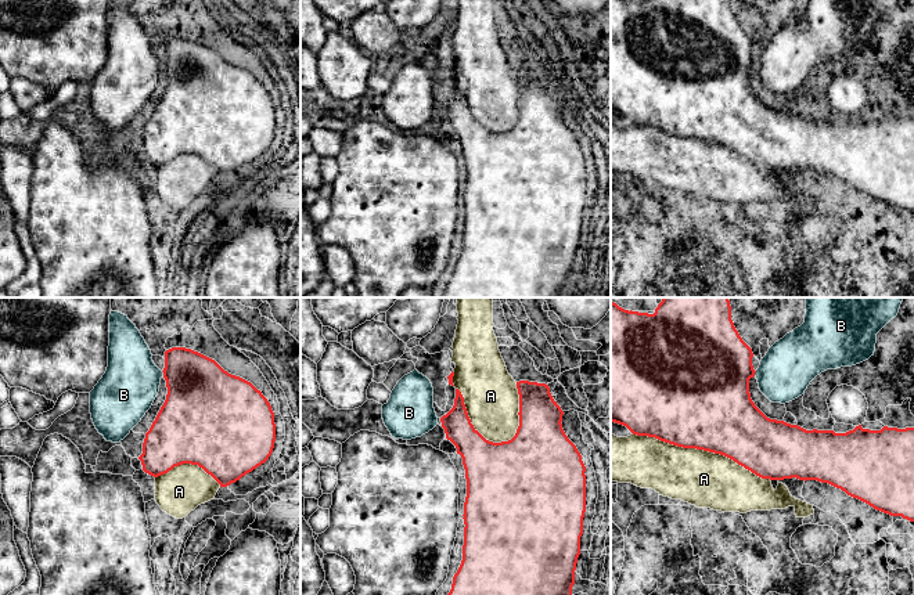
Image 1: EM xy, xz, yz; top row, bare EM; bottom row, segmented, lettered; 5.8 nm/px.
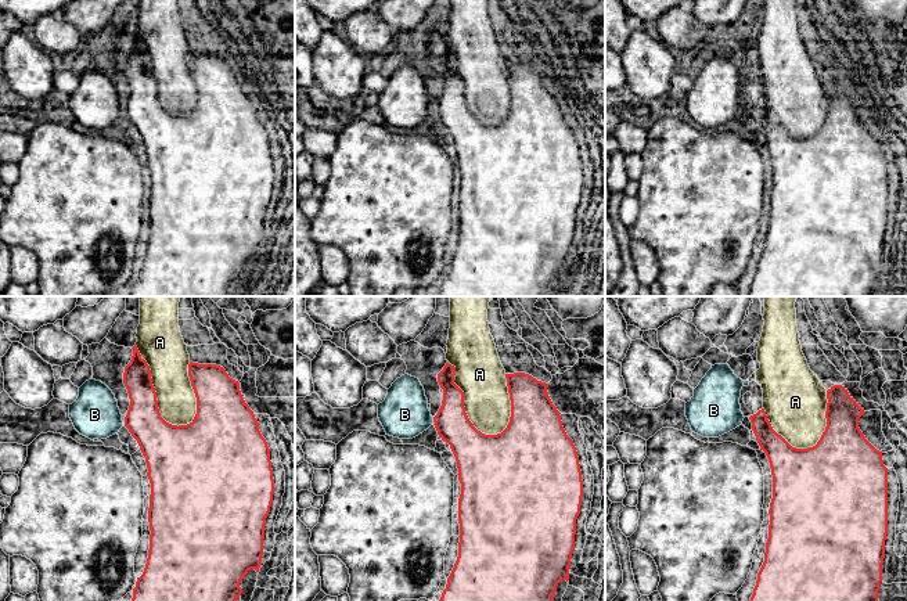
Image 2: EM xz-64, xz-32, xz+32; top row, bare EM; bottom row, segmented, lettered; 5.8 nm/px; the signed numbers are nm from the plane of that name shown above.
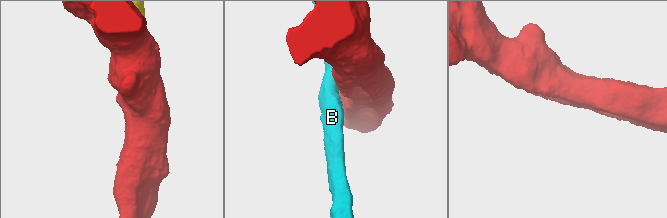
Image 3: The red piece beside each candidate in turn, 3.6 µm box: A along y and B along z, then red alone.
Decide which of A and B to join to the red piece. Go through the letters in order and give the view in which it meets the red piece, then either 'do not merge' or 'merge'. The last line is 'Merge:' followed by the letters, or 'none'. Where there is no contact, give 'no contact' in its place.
A: yz | do not merge
B: xy | do not merge
Merge: none

